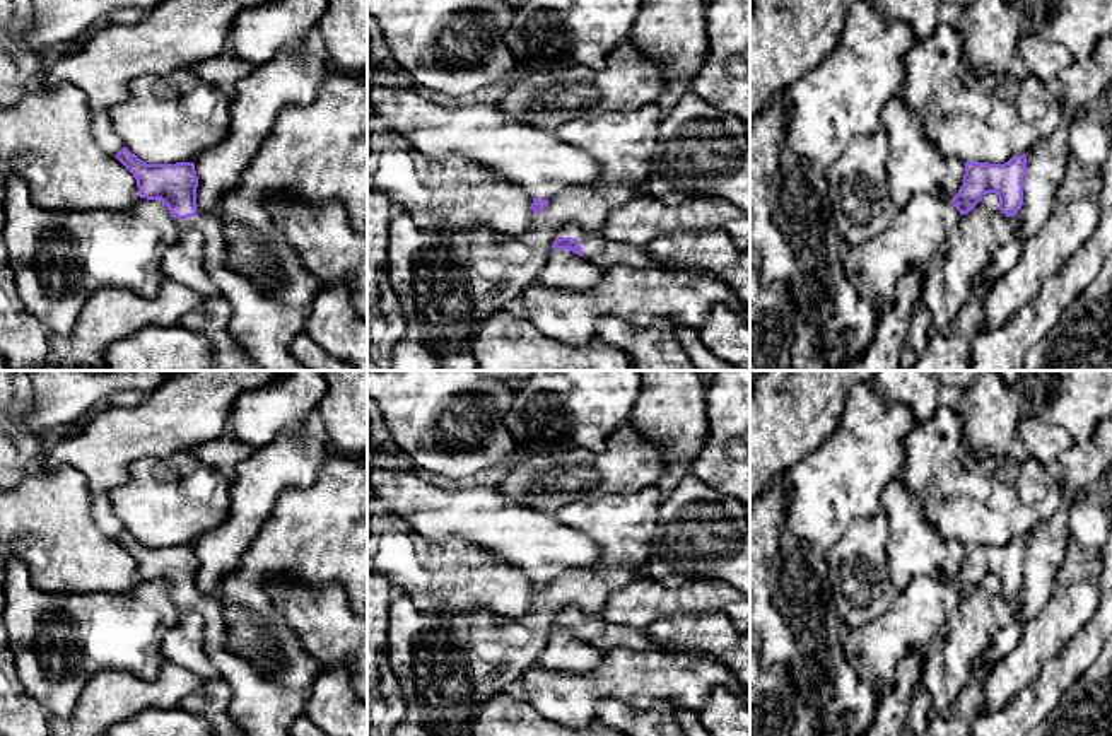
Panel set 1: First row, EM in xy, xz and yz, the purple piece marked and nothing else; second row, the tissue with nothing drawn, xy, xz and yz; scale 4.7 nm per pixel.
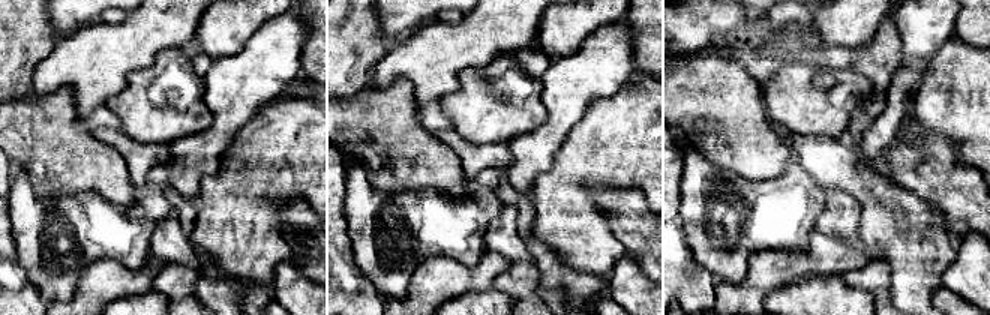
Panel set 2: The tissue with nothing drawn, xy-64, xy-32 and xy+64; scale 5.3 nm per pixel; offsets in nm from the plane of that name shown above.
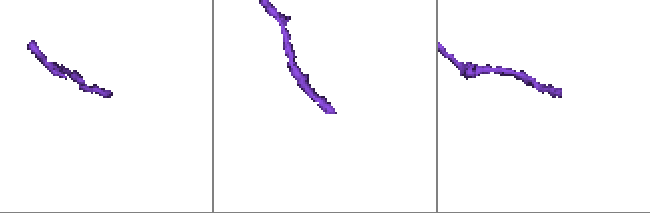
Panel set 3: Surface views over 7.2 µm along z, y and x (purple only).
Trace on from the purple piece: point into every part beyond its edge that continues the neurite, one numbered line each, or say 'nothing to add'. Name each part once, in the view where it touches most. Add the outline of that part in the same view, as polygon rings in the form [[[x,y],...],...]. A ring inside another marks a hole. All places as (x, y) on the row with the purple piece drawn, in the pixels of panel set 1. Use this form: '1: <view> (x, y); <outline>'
1: xz (595, 248); [[[577,224],[564,225],[555,239],[577,239],[582,249],[582,258],[601,266],[603,270],[613,265],[627,265],[632,268],[654,266],[656,261],[644,246],[629,246],[615,241],[606,241],[601,232],[586,232]]]

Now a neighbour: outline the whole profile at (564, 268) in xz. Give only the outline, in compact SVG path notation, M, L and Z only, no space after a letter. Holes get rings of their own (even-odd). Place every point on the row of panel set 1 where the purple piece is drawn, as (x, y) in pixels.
M552 249L538 282L557 289L589 290L603 277L603 268L569 249Z

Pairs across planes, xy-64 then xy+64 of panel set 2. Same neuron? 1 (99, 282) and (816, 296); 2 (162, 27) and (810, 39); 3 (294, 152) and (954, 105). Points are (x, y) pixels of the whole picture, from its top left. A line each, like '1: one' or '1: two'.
1: two
2: one
3: one

